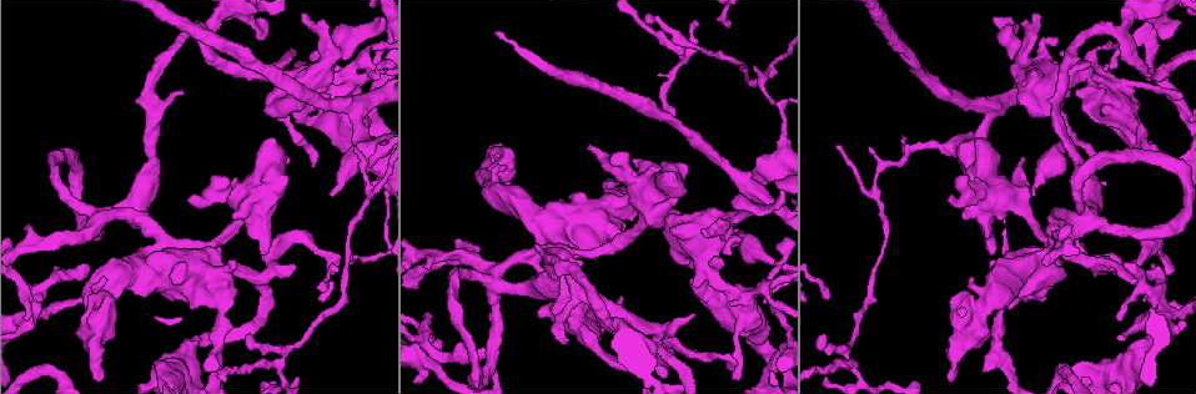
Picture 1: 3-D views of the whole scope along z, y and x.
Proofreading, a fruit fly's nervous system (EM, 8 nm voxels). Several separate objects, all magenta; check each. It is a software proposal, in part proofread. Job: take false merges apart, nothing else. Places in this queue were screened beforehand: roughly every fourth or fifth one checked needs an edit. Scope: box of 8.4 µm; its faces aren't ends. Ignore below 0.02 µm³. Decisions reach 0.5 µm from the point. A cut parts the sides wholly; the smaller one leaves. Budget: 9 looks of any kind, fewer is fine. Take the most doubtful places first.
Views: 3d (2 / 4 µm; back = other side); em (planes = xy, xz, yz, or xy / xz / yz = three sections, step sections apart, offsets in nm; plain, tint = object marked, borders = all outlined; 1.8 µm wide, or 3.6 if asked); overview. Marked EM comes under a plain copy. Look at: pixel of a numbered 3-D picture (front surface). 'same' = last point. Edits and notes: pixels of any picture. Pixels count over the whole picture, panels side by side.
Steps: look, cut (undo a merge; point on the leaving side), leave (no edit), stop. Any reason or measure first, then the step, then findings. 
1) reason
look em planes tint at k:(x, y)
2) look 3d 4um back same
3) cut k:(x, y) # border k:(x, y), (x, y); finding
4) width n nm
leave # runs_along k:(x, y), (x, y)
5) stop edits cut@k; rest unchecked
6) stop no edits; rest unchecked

four arms meet
look em 3.6um xy step 4 tint at 1:(739, 309)

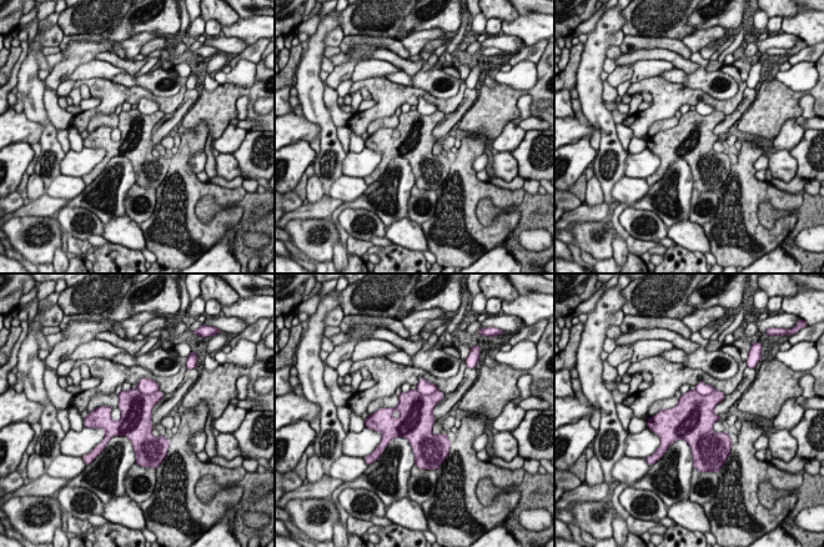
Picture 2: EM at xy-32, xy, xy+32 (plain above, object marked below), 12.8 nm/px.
look em 3.6um planes borders same

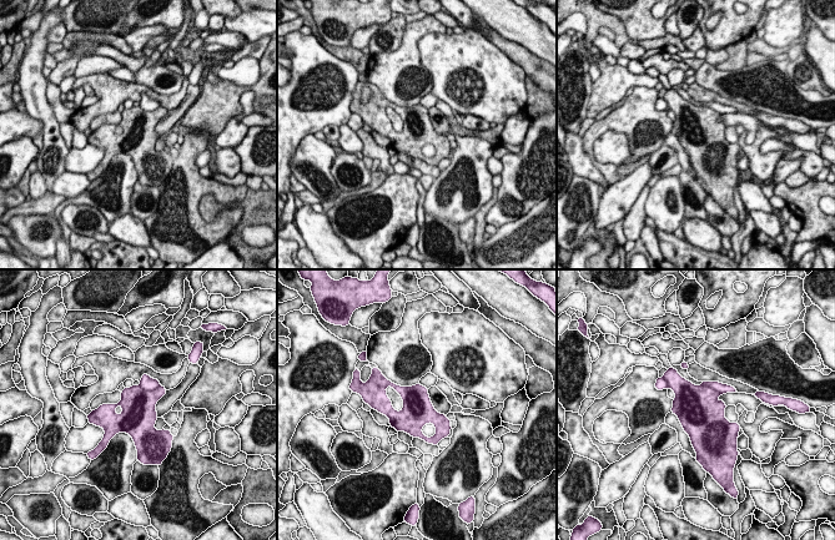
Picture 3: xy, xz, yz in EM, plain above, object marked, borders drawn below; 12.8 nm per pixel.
width 400 nm
cut 3:(147, 383) # border 3:(139, 385), (145, 389), (160, 385); two cells meet here

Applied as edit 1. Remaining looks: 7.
look overview

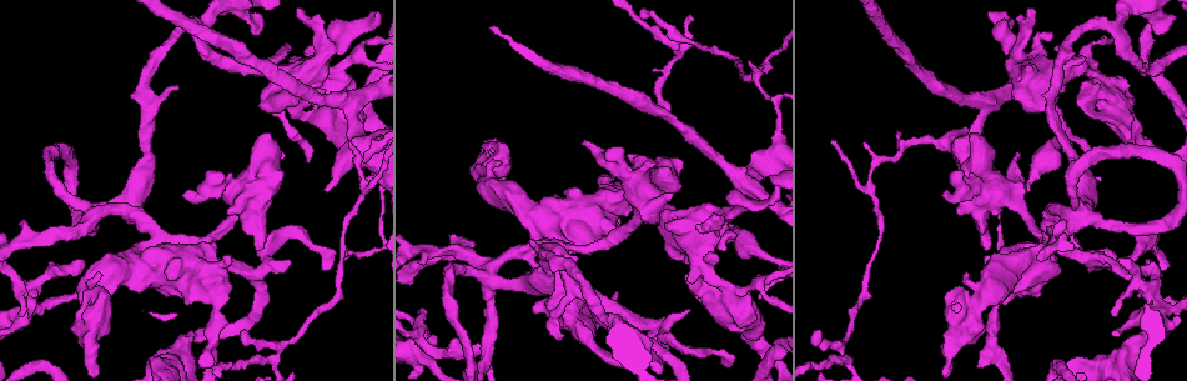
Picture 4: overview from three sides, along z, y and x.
narrows sharply
look 3d 2um at 4:(273, 359)

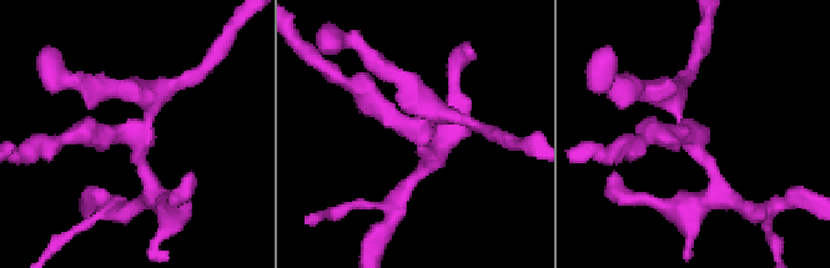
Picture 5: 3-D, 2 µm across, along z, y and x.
shape alone is not enough
look em planes tint at 5:(136, 129)

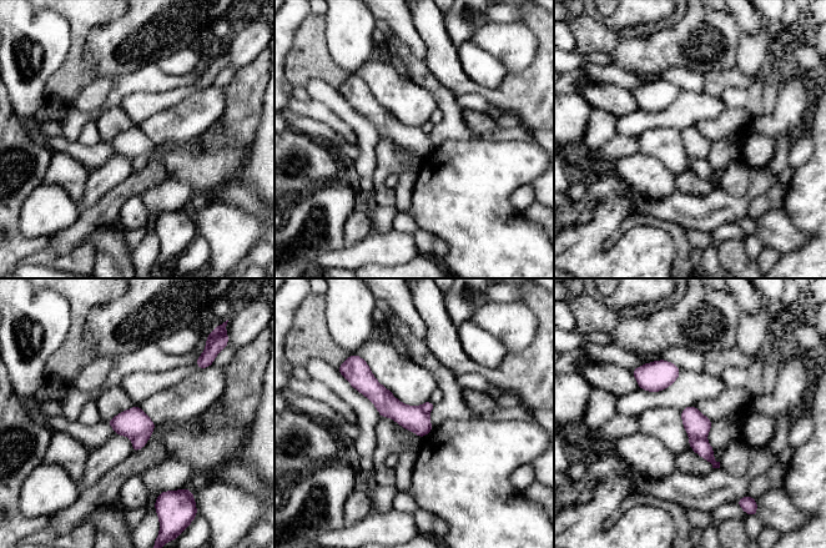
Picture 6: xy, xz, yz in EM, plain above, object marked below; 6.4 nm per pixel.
cut 6:(695, 423) # part_leaving 6:(357, 371), (391, 407), (428, 427); two cells meet here

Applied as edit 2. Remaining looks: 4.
looks like a crossing
look em planes tint at 4:(488, 271)

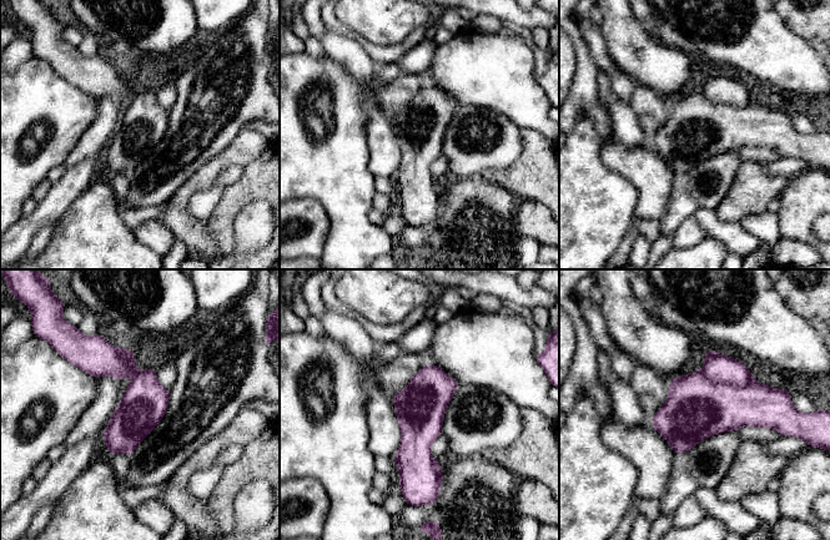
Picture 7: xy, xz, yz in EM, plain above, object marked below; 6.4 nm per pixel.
leave # one cell here

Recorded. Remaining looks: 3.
calibre changes
look em 3.6um planes tint at 4:(1038, 264)

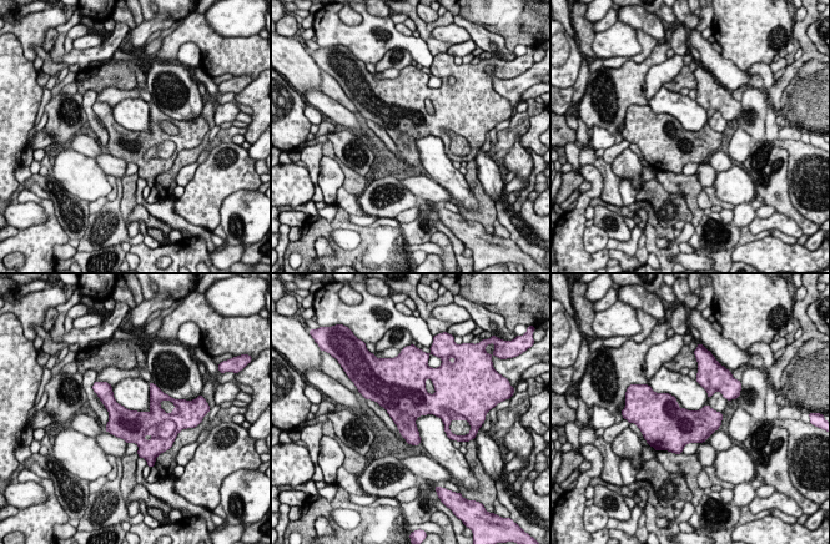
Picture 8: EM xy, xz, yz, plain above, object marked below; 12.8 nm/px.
width 380 nm
leave # continuous, no second cell

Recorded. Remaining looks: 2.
stop edits cut@3, cut@6; rest unchecked

